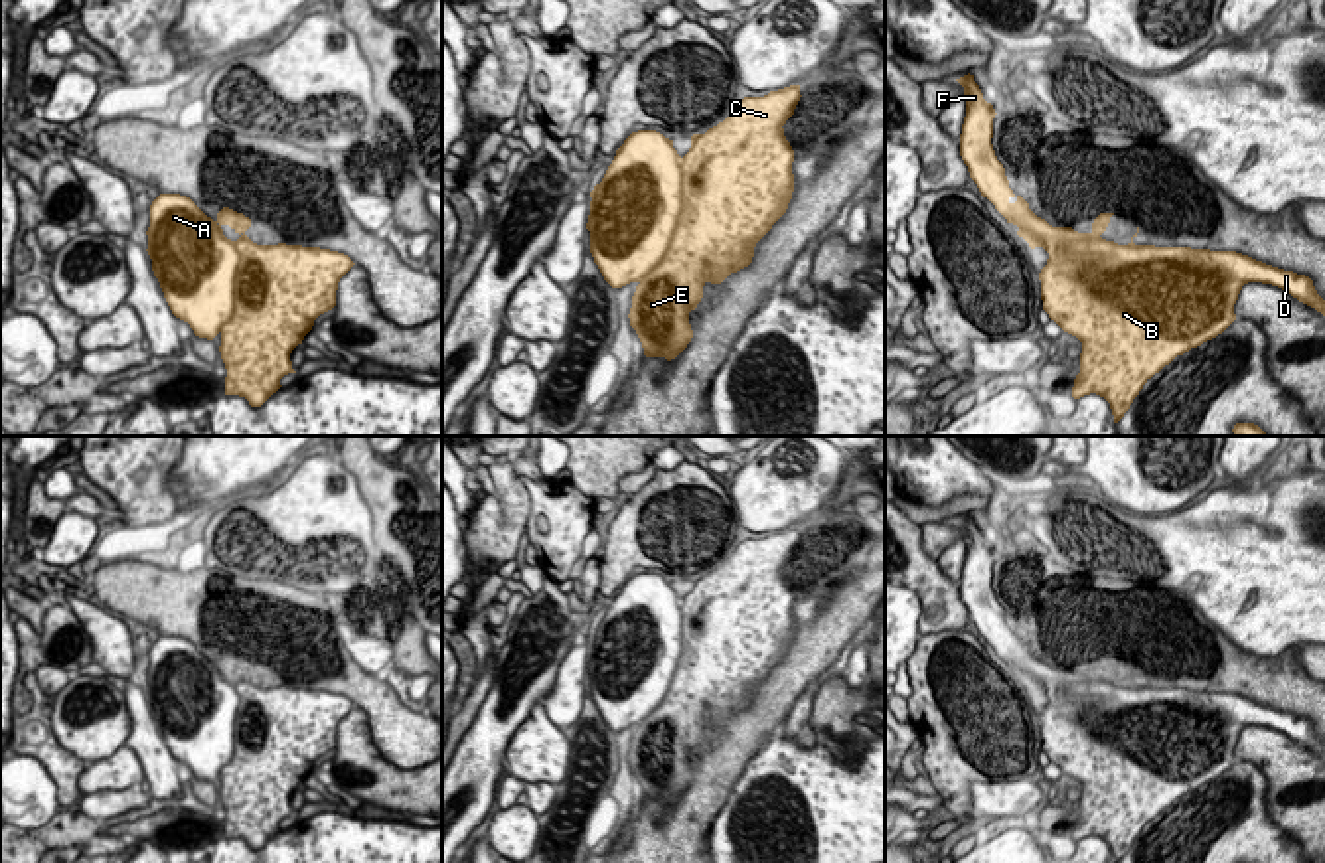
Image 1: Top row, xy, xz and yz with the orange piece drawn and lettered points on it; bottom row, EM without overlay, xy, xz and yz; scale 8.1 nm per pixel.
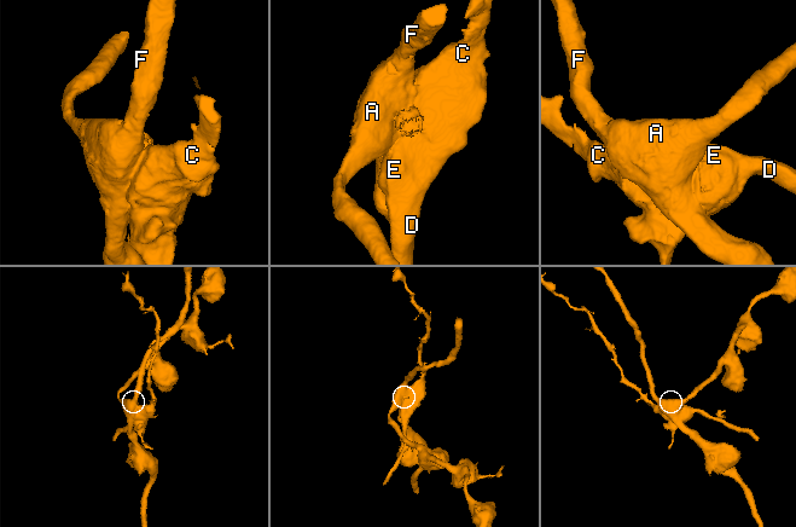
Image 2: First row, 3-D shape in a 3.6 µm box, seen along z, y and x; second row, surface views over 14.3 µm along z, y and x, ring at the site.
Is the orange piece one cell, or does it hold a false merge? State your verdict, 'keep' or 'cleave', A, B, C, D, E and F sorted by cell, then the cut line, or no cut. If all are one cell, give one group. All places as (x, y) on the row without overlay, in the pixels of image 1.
cleave | A F / B C D E | yz (1104, 682), (1071, 688), (1096, 694), (1096, 706), (1049, 696)

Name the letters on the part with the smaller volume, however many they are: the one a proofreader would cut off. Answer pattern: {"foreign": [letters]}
{"foreign": ["B", "C", "D", "E"]}

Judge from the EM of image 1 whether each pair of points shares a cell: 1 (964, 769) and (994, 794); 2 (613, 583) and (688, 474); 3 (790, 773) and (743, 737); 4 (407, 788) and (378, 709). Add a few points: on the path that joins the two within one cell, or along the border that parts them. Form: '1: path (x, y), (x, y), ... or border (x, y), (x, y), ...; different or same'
1: border (998, 779), (974, 783), (970, 786), (970, 806); different
2: path (624, 551), (638, 528), (638, 506), (656, 490); same
3: border (784, 719), (747, 763), (733, 786); different
4: border (372, 729), (386, 759), (421, 767); different

